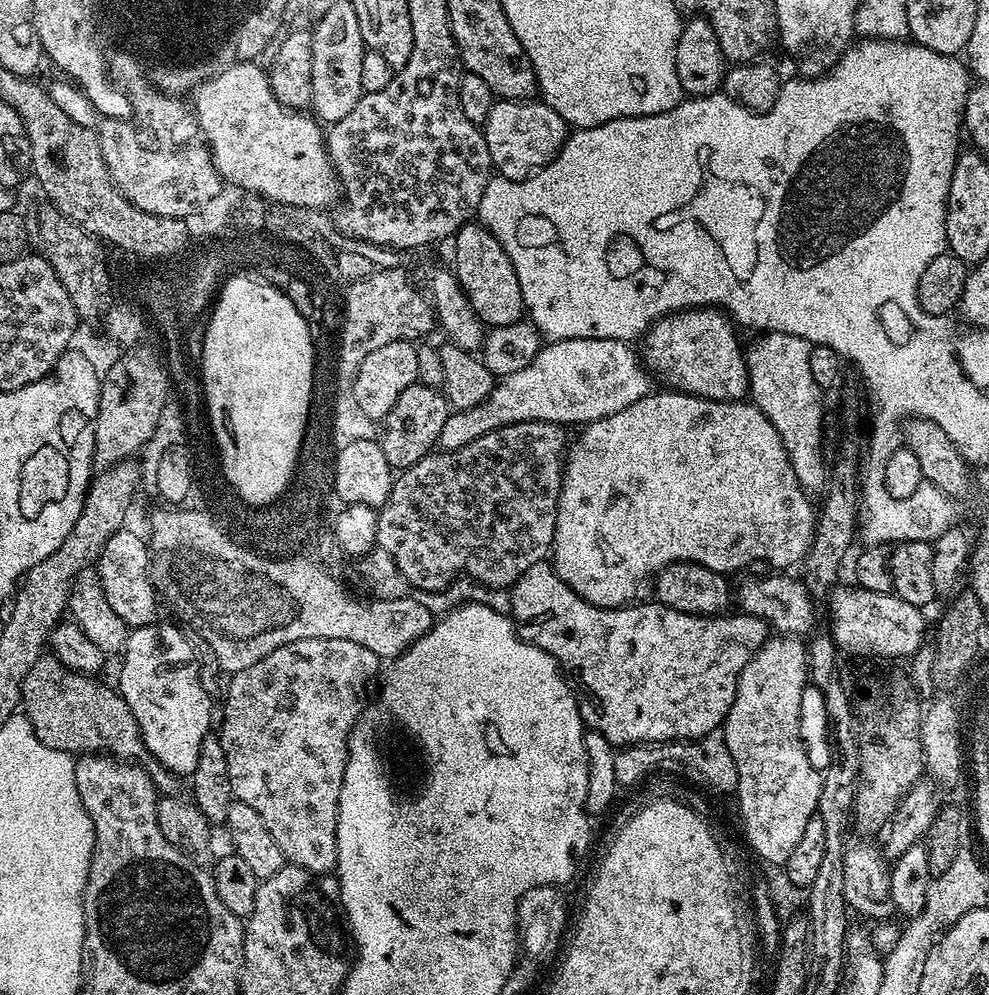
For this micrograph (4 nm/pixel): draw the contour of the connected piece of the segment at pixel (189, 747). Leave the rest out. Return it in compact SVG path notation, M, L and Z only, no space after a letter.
M157 622L145 628L134 628L129 631L128 643L122 649L124 665L120 668L118 691L130 706L134 718L140 727L140 736L151 759L157 760L162 767L180 778L191 777L198 765L199 748L203 739L210 735L208 728L212 724L213 697L202 688L199 681L199 666L190 648L187 635L168 624Z

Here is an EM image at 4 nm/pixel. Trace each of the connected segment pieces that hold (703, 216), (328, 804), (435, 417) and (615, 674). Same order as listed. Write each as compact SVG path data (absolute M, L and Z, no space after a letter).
M861 39L853 43L840 61L828 72L815 78L795 78L796 80L785 79L780 85L780 93L777 95L777 102L770 112L747 111L738 101L726 96L723 91L717 90L710 96L693 96L681 99L680 103L673 107L671 112L655 112L653 116L626 116L622 120L611 120L605 124L600 124L597 128L581 128L573 131L568 139L564 141L564 147L556 155L556 159L549 162L545 168L540 169L535 176L529 176L527 180L506 180L503 178L489 179L486 190L482 194L480 211L478 213L479 223L498 238L502 250L510 258L514 266L514 274L518 274L518 286L522 286L524 291L524 307L526 316L531 323L535 324L541 337L553 340L623 340L632 342L632 339L643 337L644 333L651 328L655 320L661 316L669 316L672 312L682 312L690 308L707 308L709 306L719 306L741 329L760 328L761 333L781 332L782 334L794 334L798 338L808 341L815 346L830 346L838 350L838 354L848 362L853 360L860 367L860 376L863 383L869 380L880 380L880 371L884 369L886 363L886 344L884 348L884 335L888 328L882 321L876 320L876 316L888 316L895 318L898 314L915 314L924 312L922 306L916 303L915 294L918 292L918 282L922 274L928 269L928 264L938 258L948 247L946 238L946 210L948 209L948 191L952 181L952 171L956 165L956 157L962 151L960 145L960 134L962 138L962 125L964 123L964 103L970 89L970 72L963 63L959 64L956 56L943 56L926 46L915 42L905 42L904 40L869 40Z
M310 638L304 641L290 642L288 645L278 646L270 654L266 654L260 661L254 663L252 666L248 666L242 669L241 672L235 673L231 677L229 684L226 684L226 694L228 690L228 697L224 700L224 721L220 724L218 729L218 735L220 738L221 746L225 750L226 765L229 771L230 786L232 787L233 797L242 802L246 802L246 806L251 806L253 810L258 810L259 816L262 818L262 822L266 822L266 830L270 830L270 835L274 837L274 842L278 842L278 850L282 850L285 861L293 868L301 868L307 872L312 872L316 876L322 876L325 874L332 874L336 872L336 863L338 862L338 806L340 805L340 791L342 790L342 778L344 777L344 771L346 770L346 762L348 761L348 742L349 739L357 727L356 724L360 720L360 715L364 712L364 703L368 700L368 691L372 688L372 683L376 680L376 671L379 670L380 664L382 664L381 657L374 654L374 650L366 650L366 646L362 646L358 642L346 642L345 640L323 640L322 638Z
M414 383L406 386L398 397L398 402L379 421L380 436L378 443L382 454L386 454L386 462L393 470L403 470L414 466L421 458L429 455L437 447L442 426L446 426L446 418L450 414L448 399L440 388L431 388L429 384Z
M541 562L530 566L526 574L522 574L510 589L510 619L516 625L516 634L528 644L538 646L546 654L556 659L561 669L576 668L576 680L578 685L578 703L580 714L584 717L585 725L591 731L602 734L613 746L627 746L629 744L662 744L670 740L699 740L710 730L721 727L728 716L730 706L736 697L736 684L740 681L740 675L744 667L752 661L754 654L759 650L764 641L769 639L770 628L758 617L745 614L728 616L729 614L717 614L714 616L698 616L690 612L679 612L673 608L667 608L665 604L651 602L652 604L633 603L631 606L619 608L599 608L590 602L586 602L562 578L551 563Z

